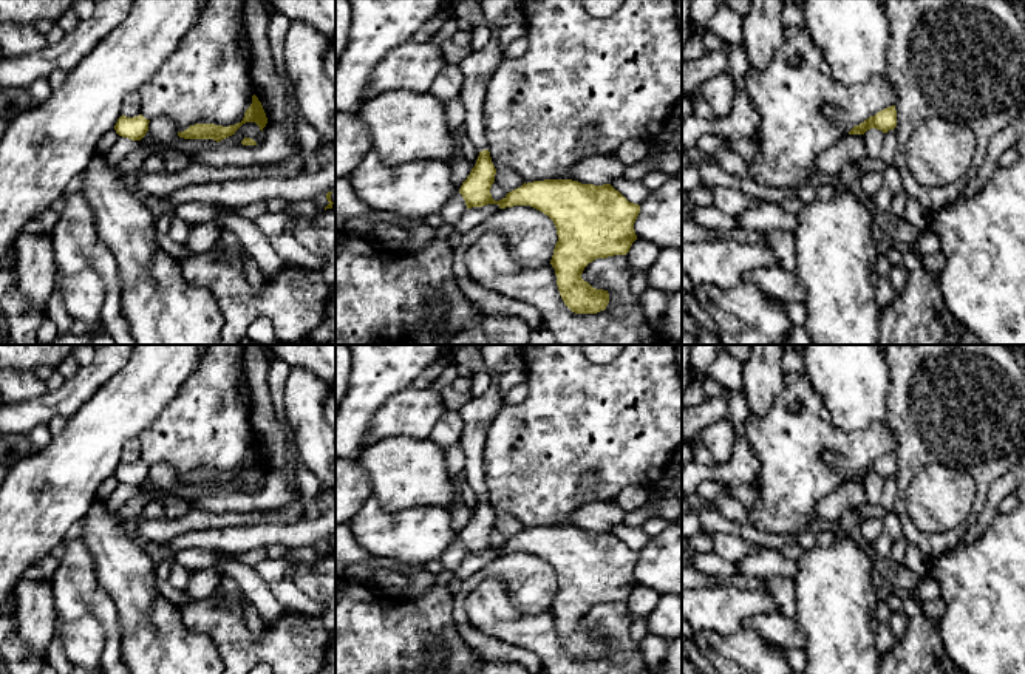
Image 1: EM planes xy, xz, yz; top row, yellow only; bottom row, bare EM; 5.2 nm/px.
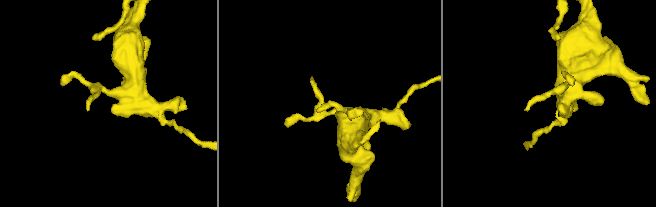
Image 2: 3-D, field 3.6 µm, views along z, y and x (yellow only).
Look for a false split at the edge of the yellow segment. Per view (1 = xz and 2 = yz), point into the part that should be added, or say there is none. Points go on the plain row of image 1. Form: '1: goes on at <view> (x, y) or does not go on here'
1: does not go on here
2: does not go on here

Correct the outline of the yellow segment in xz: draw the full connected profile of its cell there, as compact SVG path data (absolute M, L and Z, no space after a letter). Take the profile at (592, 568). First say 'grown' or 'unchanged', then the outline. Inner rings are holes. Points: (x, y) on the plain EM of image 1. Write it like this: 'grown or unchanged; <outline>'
unchanged; M479 498L459 535L467 555L487 550L498 550L499 555L530 552L547 561L558 581L550 611L564 651L575 660L604 657L608 637L592 634L581 620L597 604L629 598L637 586L634 569L640 552L629 549L611 530L594 532L572 526L524 529L495 547L490 540L495 521L490 498Z

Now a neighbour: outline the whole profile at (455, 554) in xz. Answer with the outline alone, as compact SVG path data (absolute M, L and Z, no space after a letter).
M456 538L442 553L441 563L444 564L447 574L451 575L465 557L467 552L462 541Z

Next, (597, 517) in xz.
M591 502L580 507L572 518L569 526L581 530L603 532L625 521L625 512L614 502Z

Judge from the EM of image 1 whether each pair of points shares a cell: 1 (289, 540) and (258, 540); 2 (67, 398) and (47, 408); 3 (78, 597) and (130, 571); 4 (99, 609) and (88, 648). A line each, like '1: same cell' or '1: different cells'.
1: same cell
2: same cell
3: different cells
4: different cells

